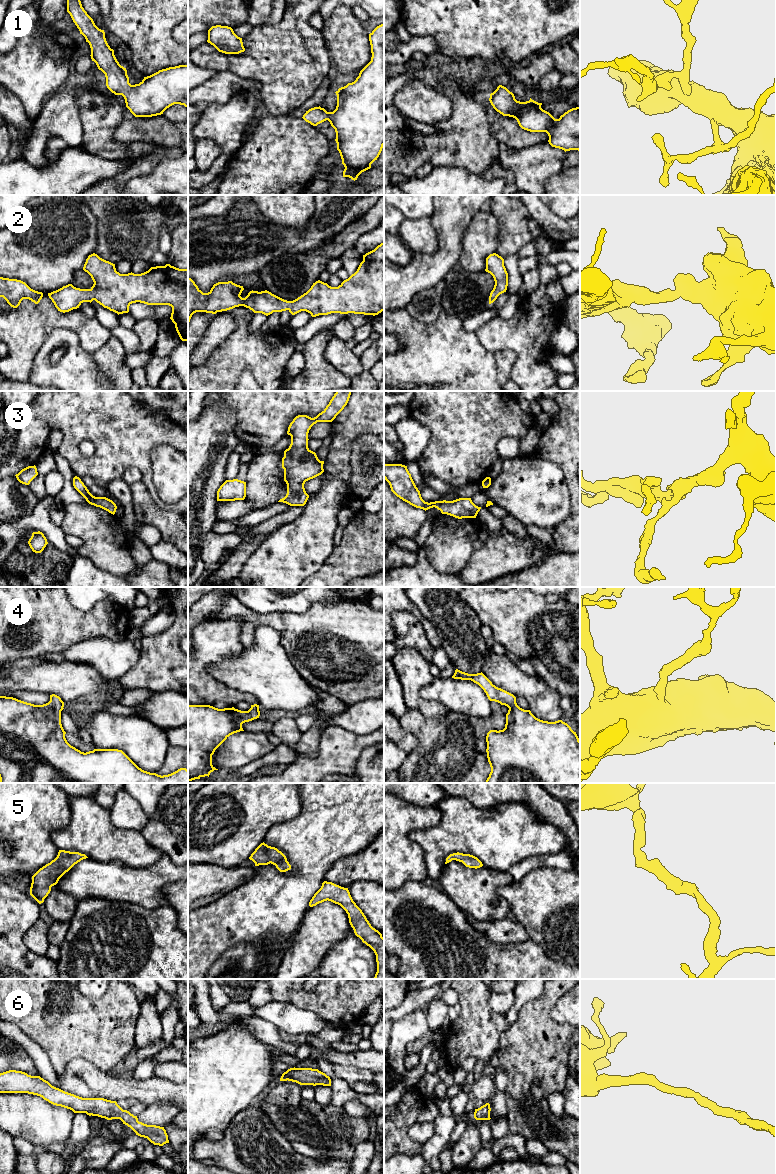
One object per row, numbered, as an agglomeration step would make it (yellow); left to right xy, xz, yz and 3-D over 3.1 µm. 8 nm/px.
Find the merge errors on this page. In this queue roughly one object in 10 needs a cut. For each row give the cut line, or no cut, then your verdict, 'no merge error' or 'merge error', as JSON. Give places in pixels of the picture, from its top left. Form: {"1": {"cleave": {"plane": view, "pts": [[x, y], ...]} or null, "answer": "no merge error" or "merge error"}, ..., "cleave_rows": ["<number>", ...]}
{"1": {"cleave": null, "answer": "no merge error"}, "2": {"cleave": null, "answer": "no merge error"}, "3": {"cleave": null, "answer": "no merge error"}, "4": {"cleave": null, "answer": "no merge error"}, "5": {"cleave": null, "answer": "no merge error"}, "6": {"cleave": null, "answer": "no merge error"}, "cleave_rows": []}

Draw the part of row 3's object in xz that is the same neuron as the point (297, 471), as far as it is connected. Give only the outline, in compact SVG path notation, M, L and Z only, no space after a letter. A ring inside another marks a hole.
M336 391L326 408L316 417L311 418L307 415L298 415L290 423L287 434L291 436L291 444L284 451L282 458L282 468L284 469L284 481L287 484L287 494L278 502L286 503L290 506L304 506L309 498L304 484L324 472L324 461L320 461L315 452L308 448L308 433L311 427L317 422L332 422L336 416L347 405L352 391Z

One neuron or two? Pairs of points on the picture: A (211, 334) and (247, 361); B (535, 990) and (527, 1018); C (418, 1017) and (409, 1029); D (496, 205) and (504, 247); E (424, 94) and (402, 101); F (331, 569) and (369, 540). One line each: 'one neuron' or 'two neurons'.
A: two neurons
B: two neurons
C: one neuron
D: one neuron
E: one neuron
F: one neuron

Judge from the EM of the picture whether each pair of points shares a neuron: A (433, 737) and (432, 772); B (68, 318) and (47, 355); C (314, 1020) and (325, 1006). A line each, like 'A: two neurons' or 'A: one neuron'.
A: one neuron
B: two neurons
C: two neurons

